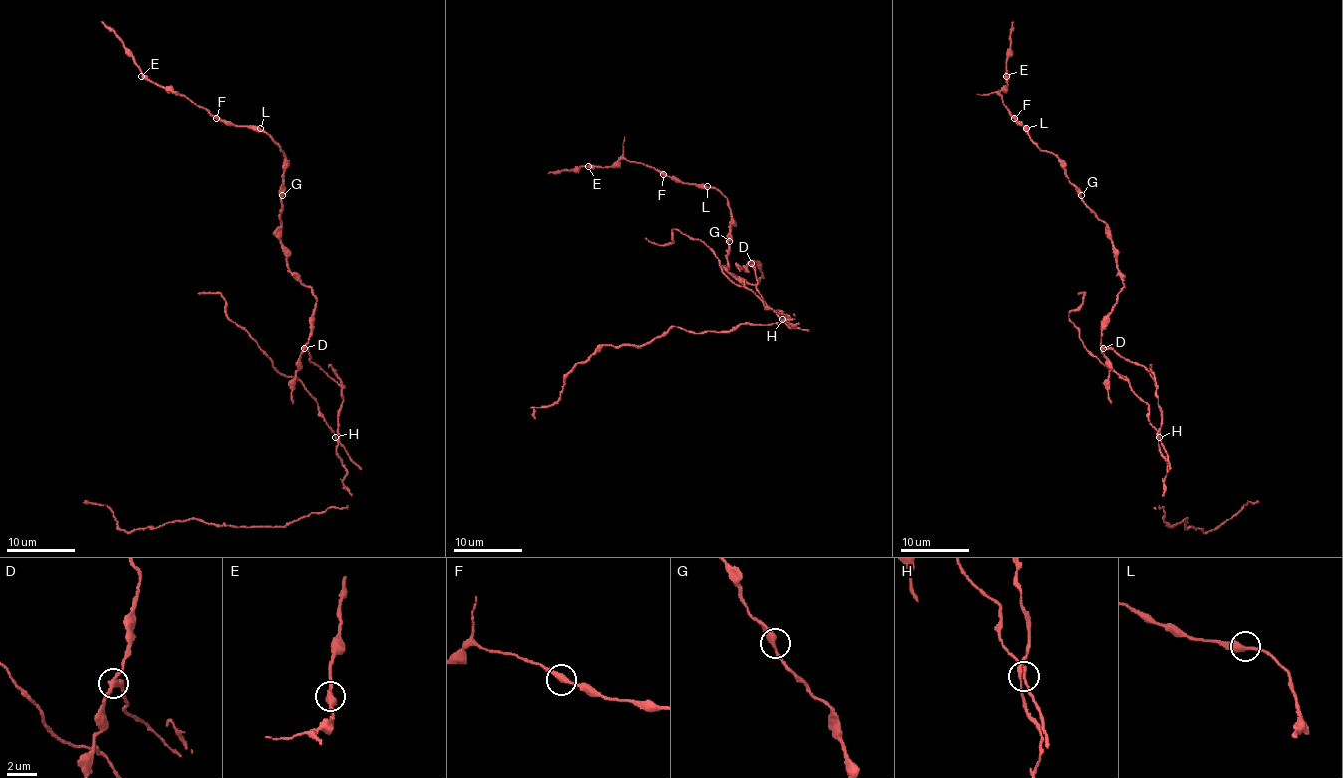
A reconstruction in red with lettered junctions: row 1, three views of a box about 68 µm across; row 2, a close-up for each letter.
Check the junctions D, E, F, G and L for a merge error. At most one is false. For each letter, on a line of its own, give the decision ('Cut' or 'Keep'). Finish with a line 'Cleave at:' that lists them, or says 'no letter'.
D: Cut
E: Keep
F: Keep
G: Keep
L: Keep
Cleave at: D

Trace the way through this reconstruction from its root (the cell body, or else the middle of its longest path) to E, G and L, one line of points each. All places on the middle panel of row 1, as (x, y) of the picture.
E: (757, 280), (757, 261), (757, 283), (728, 272), (731, 212), (718, 190), (626, 159), (588, 166)
G: (757, 280), (753, 270), (753, 261), (757, 261), (764, 275), (757, 283), (741, 283), (728, 272), (729, 241)
L: (757, 280), (757, 261), (764, 275), (757, 283), (741, 283), (728, 272), (731, 212), (728, 200), (707, 186)

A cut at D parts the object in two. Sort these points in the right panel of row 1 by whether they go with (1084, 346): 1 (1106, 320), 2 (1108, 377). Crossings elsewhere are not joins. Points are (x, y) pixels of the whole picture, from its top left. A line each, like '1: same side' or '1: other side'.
1: other side
2: other side

